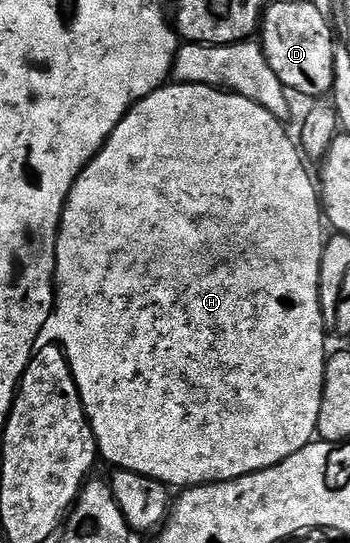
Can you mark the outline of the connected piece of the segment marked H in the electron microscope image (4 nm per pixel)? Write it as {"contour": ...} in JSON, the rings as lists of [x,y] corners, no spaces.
{"contour":[[[170,82],[159,88],[155,93],[140,99],[135,106],[119,121],[115,133],[103,145],[103,149],[83,169],[83,173],[75,181],[71,193],[65,202],[61,214],[61,227],[57,230],[57,273],[55,276],[55,294],[53,297],[53,315],[47,317],[44,334],[49,335],[48,342],[65,352],[71,373],[75,377],[75,385],[79,389],[79,397],[83,401],[85,416],[89,428],[97,442],[97,449],[102,460],[110,463],[110,468],[139,473],[148,479],[165,484],[170,489],[188,489],[202,487],[204,483],[226,483],[239,477],[247,477],[256,471],[271,469],[271,465],[279,465],[291,457],[291,453],[299,453],[317,435],[319,421],[319,405],[323,397],[325,384],[325,334],[327,328],[323,321],[321,302],[319,301],[319,265],[323,261],[323,249],[327,238],[327,227],[323,222],[323,204],[319,198],[319,187],[309,176],[306,160],[303,158],[298,144],[285,132],[286,124],[277,119],[263,105],[253,99],[238,95],[228,89],[208,87],[207,85],[191,85],[190,83]]]}

